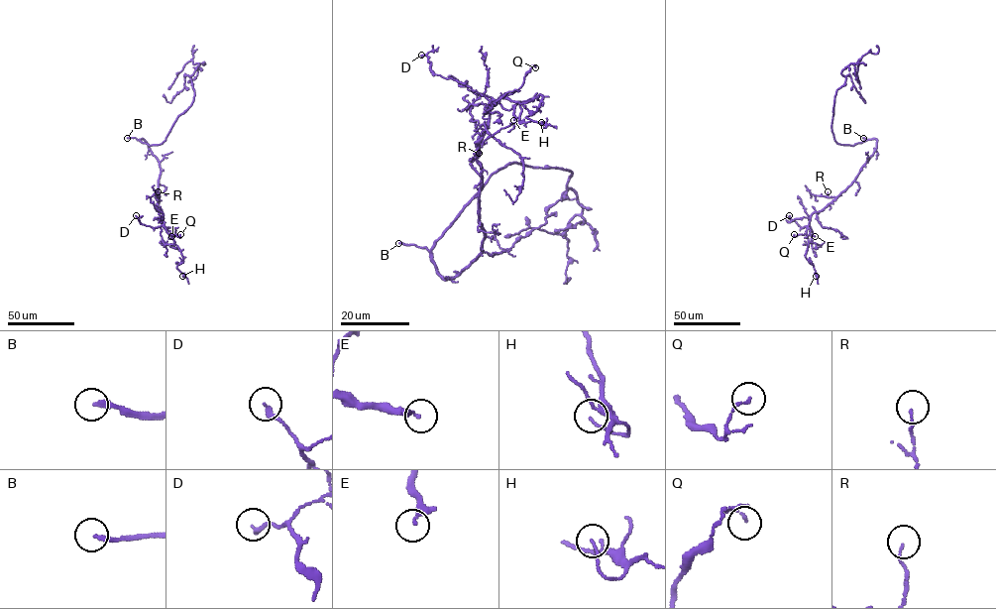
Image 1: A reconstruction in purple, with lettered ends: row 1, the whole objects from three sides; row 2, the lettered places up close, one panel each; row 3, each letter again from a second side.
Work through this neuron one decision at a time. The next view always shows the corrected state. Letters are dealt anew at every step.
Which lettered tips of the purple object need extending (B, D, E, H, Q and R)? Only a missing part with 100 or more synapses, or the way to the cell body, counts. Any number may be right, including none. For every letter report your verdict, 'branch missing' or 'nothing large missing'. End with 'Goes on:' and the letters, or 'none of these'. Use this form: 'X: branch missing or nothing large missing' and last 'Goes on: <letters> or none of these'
B: branch missing
D: nothing large missing
E: nothing large missing
H: nothing large missing
Q: nothing large missing
R: nothing large missing
Goes on: B

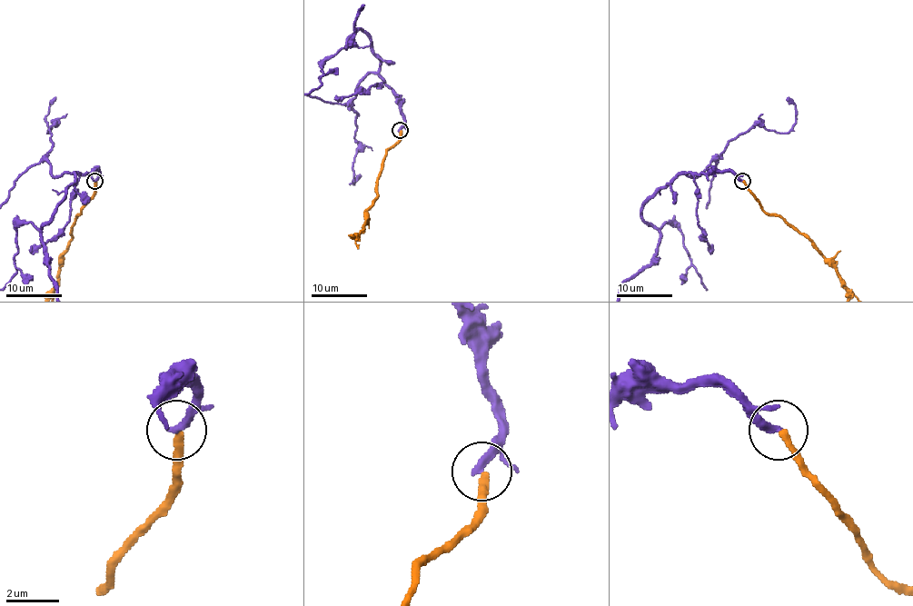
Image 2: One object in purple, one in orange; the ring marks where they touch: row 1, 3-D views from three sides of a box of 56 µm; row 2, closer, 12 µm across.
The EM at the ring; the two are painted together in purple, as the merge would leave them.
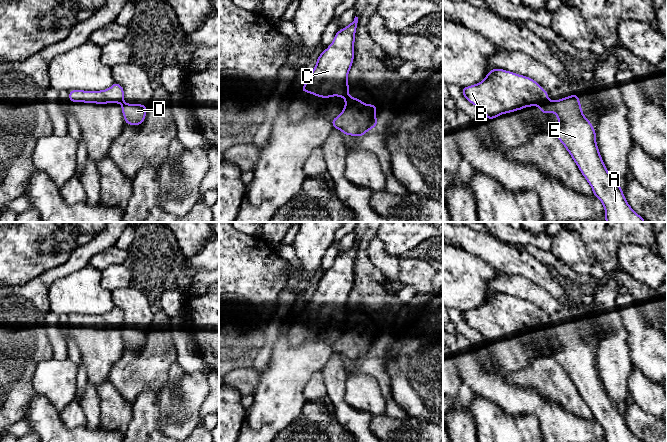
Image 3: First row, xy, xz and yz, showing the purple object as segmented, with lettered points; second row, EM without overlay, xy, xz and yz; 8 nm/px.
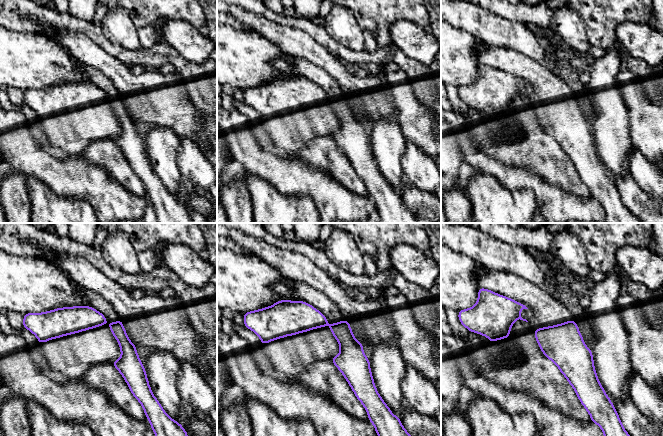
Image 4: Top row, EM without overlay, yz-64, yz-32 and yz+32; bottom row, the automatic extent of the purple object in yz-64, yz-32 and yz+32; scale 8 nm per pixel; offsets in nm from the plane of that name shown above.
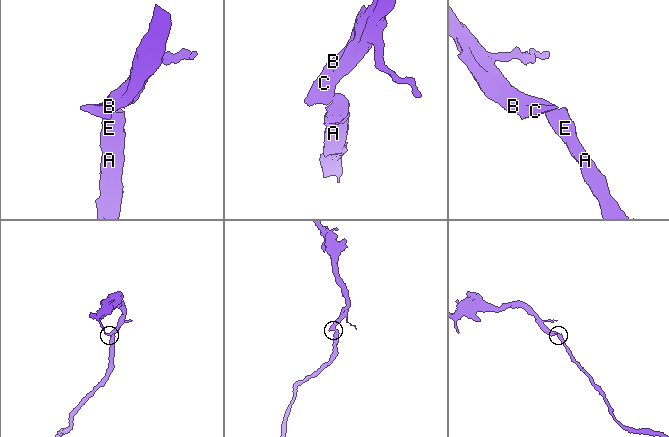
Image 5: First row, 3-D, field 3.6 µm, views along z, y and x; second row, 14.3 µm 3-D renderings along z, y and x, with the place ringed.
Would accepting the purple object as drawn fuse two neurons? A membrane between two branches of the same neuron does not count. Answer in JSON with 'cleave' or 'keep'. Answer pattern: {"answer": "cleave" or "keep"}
{"answer": "cleave"}

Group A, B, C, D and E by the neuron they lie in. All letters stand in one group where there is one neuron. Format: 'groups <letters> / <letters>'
groups A D E / B C

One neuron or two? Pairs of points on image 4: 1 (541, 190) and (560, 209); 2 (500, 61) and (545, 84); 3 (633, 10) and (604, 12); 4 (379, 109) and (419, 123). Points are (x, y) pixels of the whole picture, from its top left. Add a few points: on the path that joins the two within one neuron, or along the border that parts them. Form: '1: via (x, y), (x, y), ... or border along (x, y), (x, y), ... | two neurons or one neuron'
1: via (546, 195), (555, 204) | one neuron
2: via (511, 62), (524, 67), (534, 74) | one neuron
3: via (626, 10), (611, 10) | one neuron
4: via (389, 109), (409, 113) | one neuron

